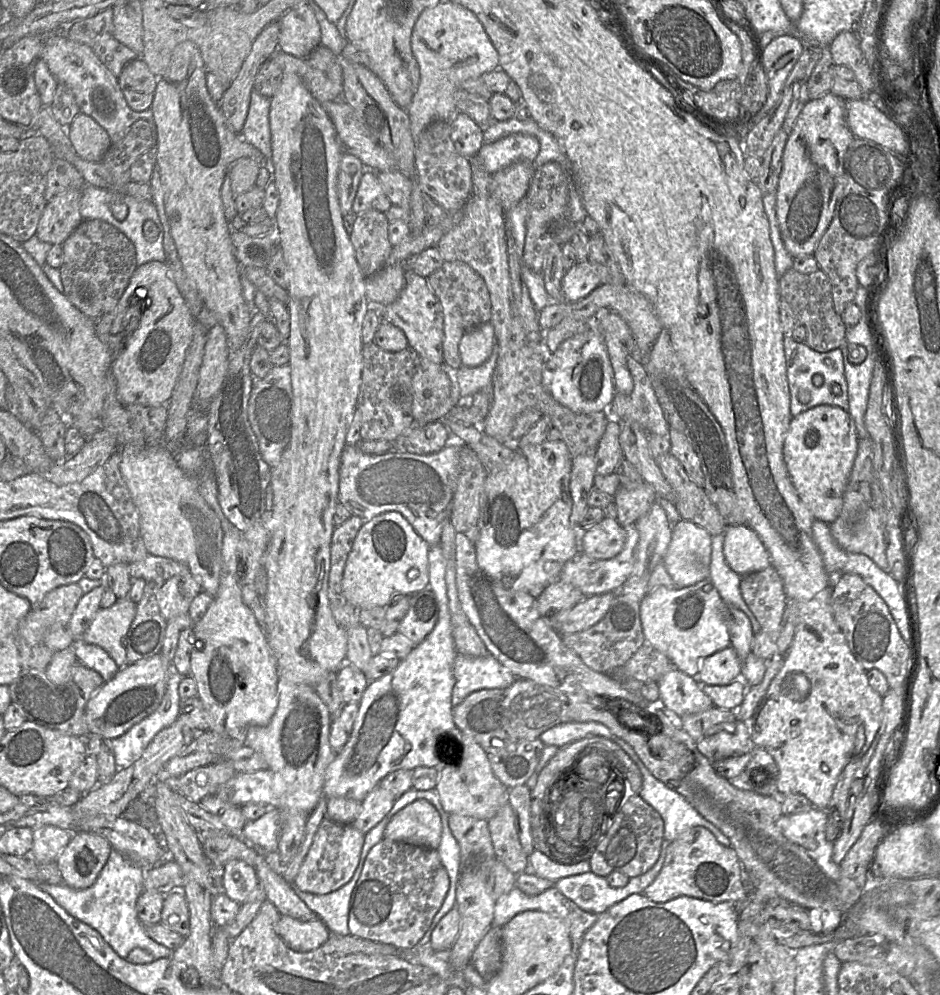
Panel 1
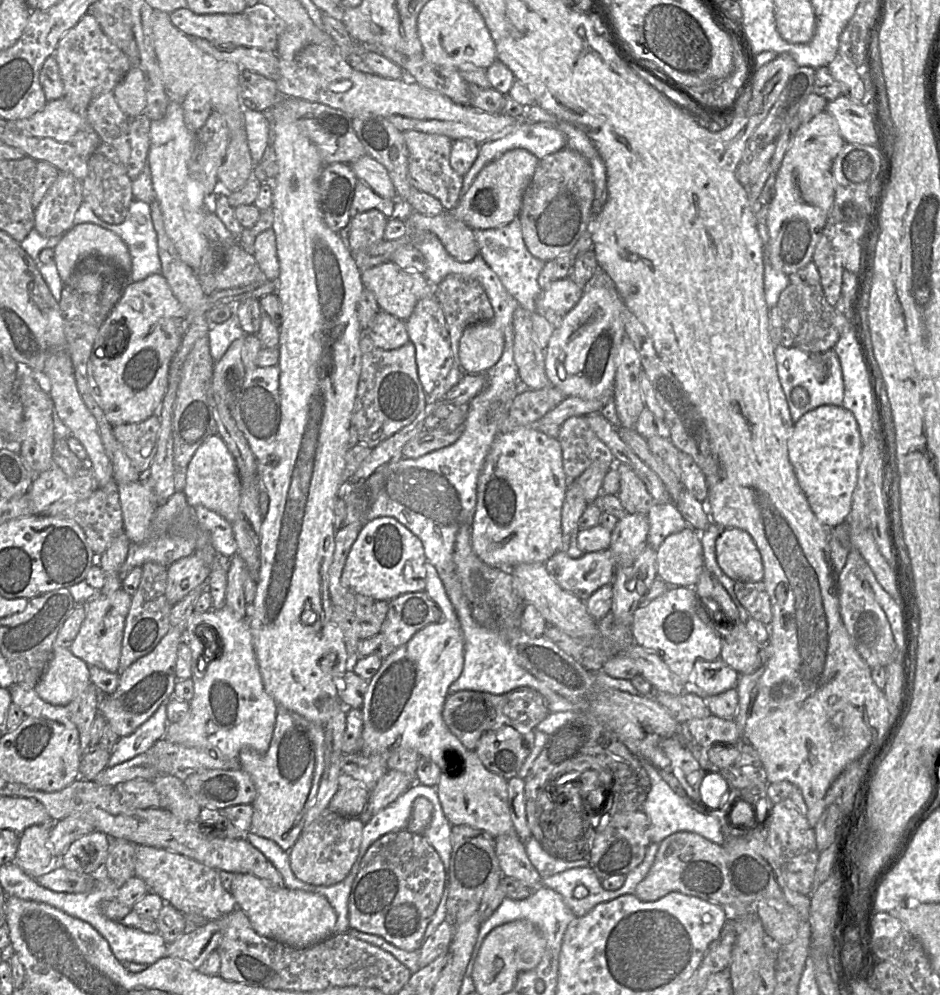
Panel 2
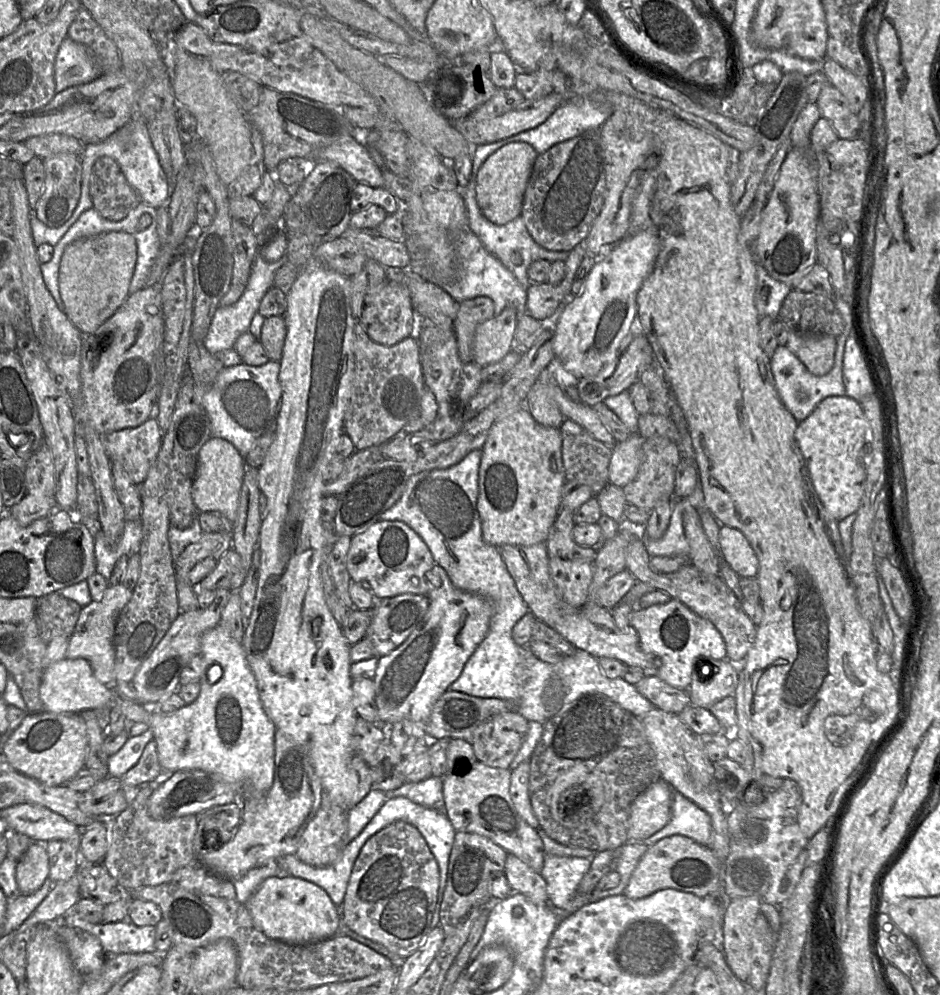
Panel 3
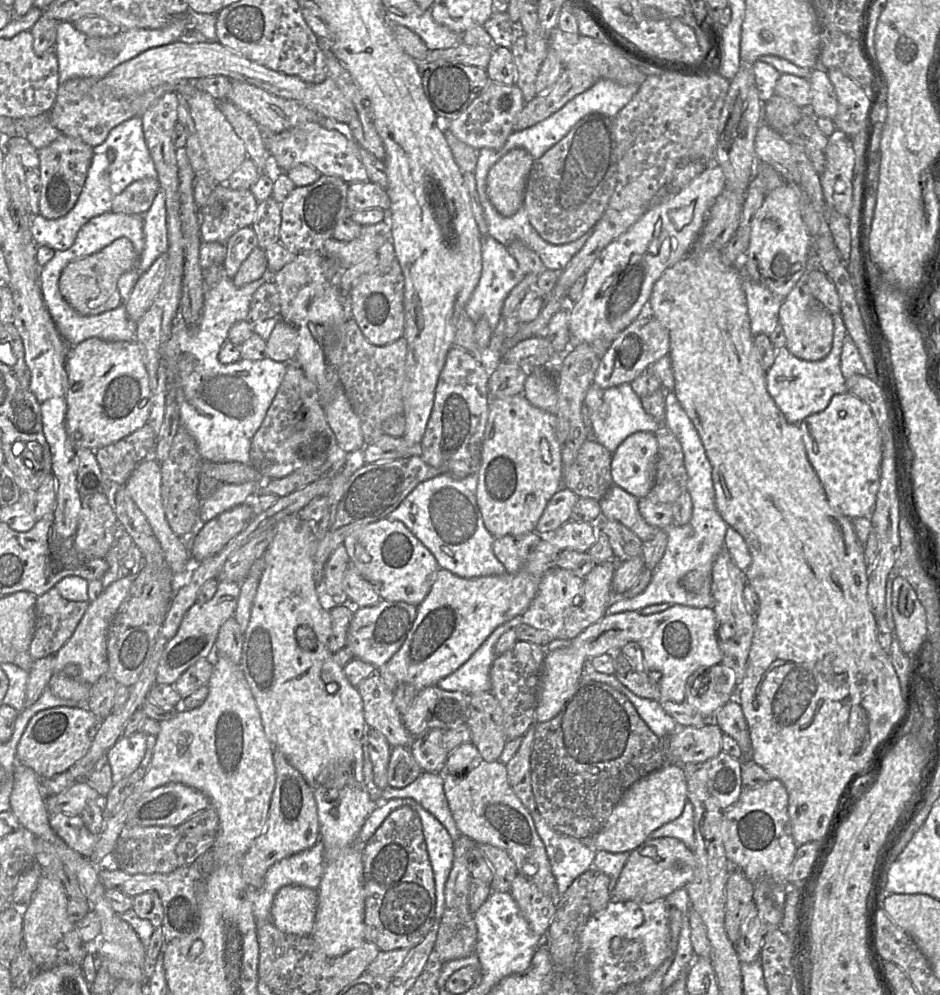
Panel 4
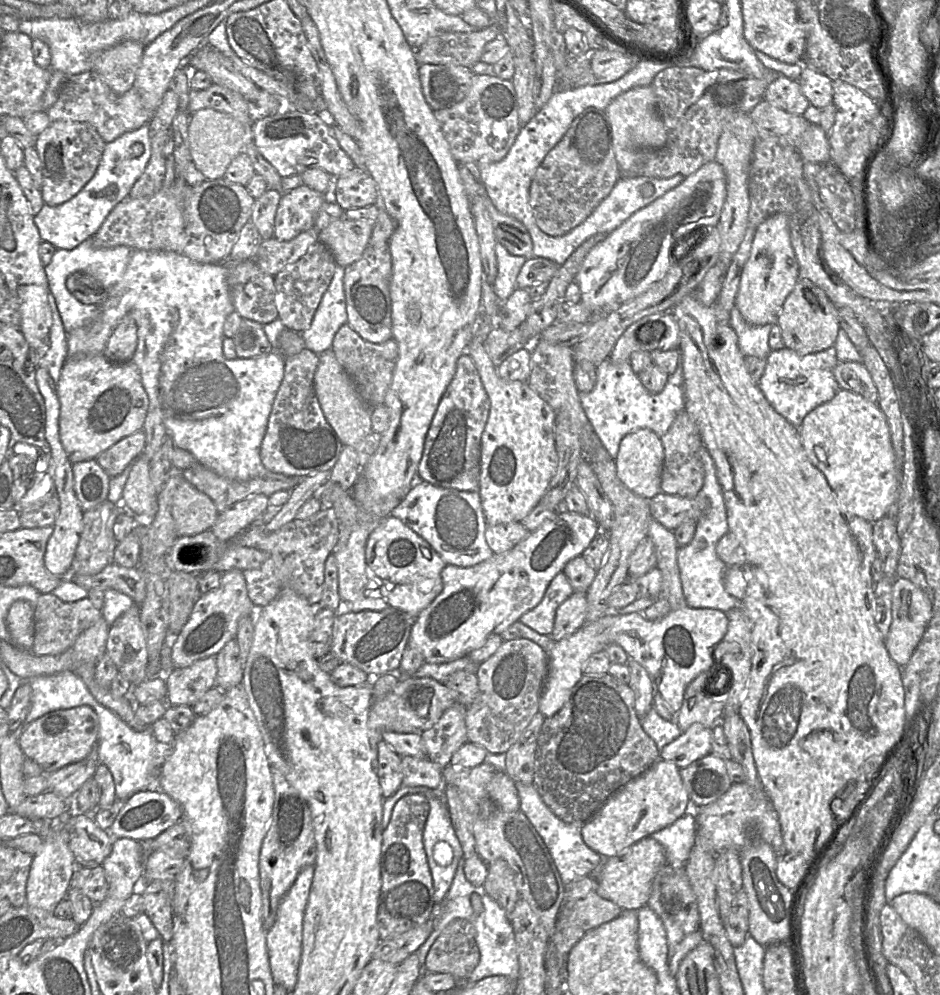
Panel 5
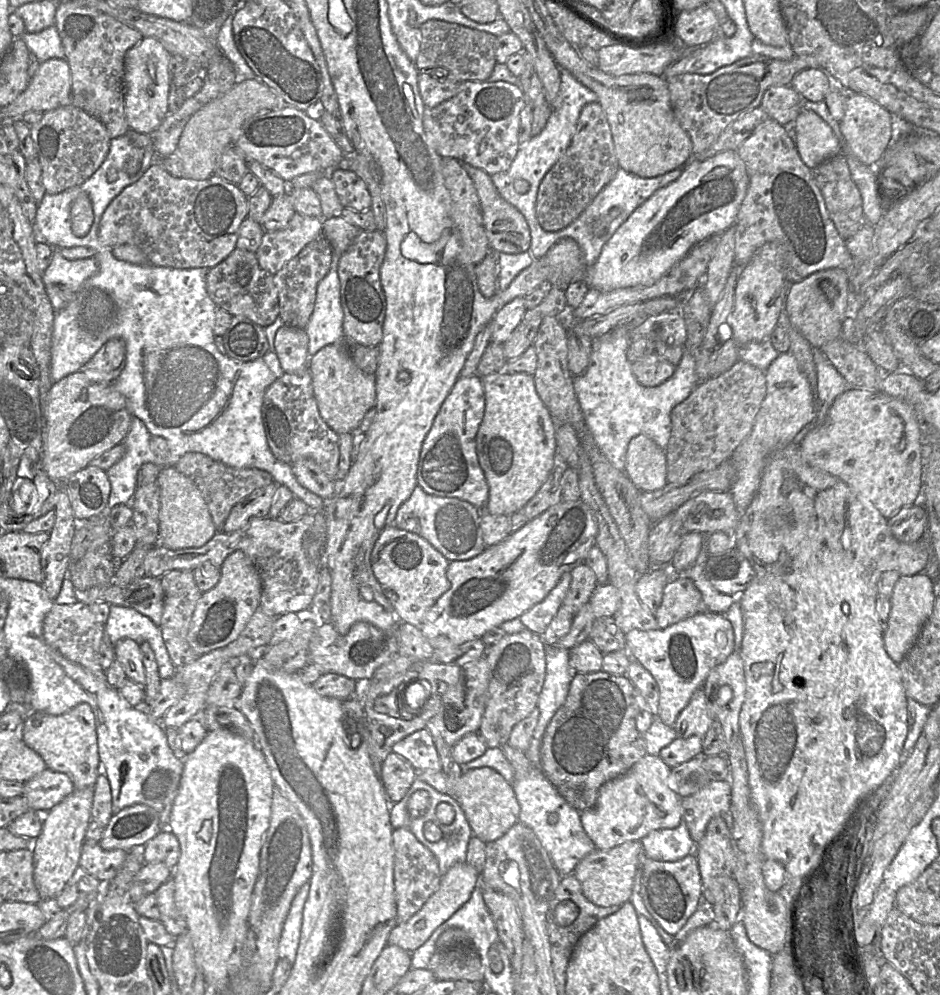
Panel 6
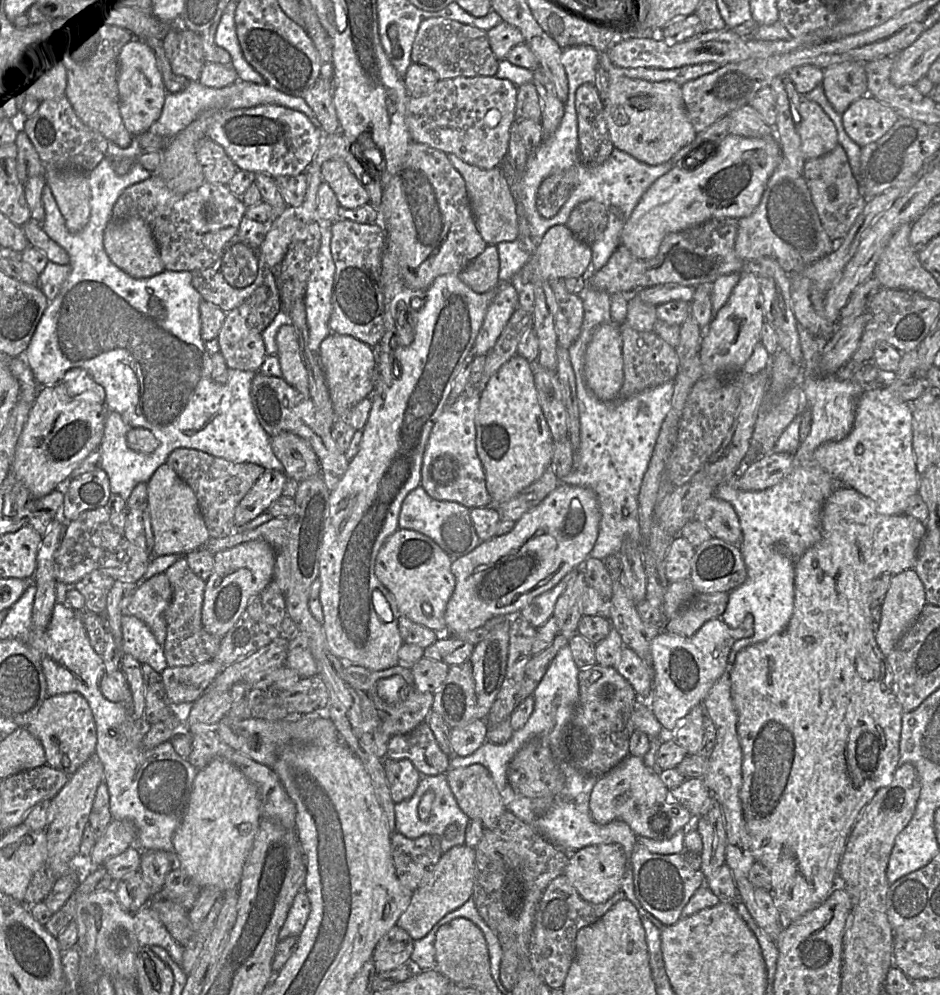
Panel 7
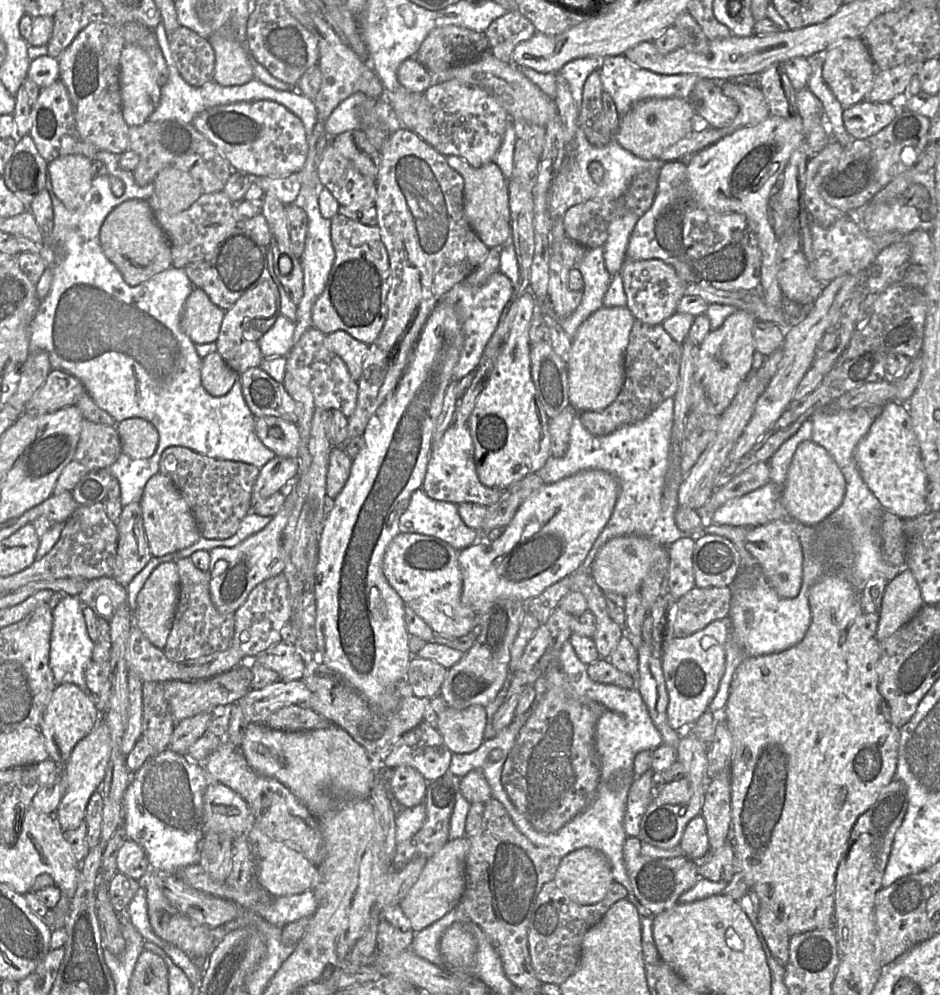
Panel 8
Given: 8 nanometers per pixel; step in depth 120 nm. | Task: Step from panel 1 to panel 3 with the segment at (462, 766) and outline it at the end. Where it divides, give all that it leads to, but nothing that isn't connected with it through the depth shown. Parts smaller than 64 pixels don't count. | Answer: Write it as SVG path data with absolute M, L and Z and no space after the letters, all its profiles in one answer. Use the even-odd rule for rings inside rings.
M479 760L469 766L463 766L458 774L445 774L445 813L455 831L485 836L540 873L546 855L544 845L537 830L532 828L514 807L510 796L510 776L511 771L508 768L490 767Z

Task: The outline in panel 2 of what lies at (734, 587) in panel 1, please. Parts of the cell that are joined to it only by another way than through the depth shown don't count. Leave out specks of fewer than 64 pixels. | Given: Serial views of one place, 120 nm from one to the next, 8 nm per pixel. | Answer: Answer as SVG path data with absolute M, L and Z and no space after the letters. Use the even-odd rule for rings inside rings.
M712 521L705 530L700 532L703 547L704 568L710 571L727 590L739 611L740 621L746 623L751 616L735 594L734 586L736 581L728 577L717 562L716 540L722 530L723 529L720 526Z

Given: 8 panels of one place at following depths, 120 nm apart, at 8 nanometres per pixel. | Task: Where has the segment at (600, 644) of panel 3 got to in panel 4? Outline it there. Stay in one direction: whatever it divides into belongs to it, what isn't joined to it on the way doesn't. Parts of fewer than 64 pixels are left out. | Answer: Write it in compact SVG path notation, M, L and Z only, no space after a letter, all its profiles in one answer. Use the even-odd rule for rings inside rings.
M532 531L523 535L506 535L494 539L493 551L510 574L518 573L525 566L530 553L542 535Z

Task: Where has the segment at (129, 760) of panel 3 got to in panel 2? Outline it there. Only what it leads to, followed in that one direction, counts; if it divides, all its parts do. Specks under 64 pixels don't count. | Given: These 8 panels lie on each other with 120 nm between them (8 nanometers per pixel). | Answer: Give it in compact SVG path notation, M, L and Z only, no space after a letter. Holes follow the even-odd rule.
M170 698L165 700L135 732L119 737L108 760L109 767L148 752L157 741L164 738L168 726L167 704L169 700Z

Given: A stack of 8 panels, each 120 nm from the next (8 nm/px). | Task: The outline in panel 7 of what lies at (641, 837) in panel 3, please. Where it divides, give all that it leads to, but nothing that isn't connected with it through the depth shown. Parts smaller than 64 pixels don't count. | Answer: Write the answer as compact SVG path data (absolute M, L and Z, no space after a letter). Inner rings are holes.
M631 755L598 778L590 796L589 810L598 824L622 820L635 835L654 840L670 839L679 830L694 824L691 813L670 798L670 790L661 781L658 769L646 767L643 758Z

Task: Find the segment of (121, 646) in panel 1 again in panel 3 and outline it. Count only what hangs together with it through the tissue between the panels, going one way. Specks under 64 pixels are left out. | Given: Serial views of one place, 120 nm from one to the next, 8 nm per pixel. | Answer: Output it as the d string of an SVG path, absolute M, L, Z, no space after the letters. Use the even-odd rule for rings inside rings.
M122 583L108 585L99 600L92 600L88 605L82 607L73 634L69 639L66 651L68 659L84 658L93 670L95 677L105 685L115 682L115 650L113 638L117 618L132 597L132 590Z

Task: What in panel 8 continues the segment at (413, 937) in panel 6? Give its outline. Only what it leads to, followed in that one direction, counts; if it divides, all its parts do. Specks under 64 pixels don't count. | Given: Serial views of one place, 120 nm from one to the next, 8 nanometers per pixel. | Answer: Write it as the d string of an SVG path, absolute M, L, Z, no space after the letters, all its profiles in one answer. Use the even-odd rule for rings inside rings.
M463 836L448 840L443 848L427 860L417 882L400 904L415 933L433 924L457 907L465 890L465 862L468 850L468 838Z

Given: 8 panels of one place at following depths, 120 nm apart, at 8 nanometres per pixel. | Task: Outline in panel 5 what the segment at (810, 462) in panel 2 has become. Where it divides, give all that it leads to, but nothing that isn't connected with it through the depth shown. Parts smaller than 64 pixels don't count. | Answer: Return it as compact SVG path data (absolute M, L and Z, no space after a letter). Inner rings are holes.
M840 389L830 401L819 405L804 417L799 434L807 457L824 474L841 509L870 523L888 514L891 505L897 501L898 479L889 426L878 404Z

